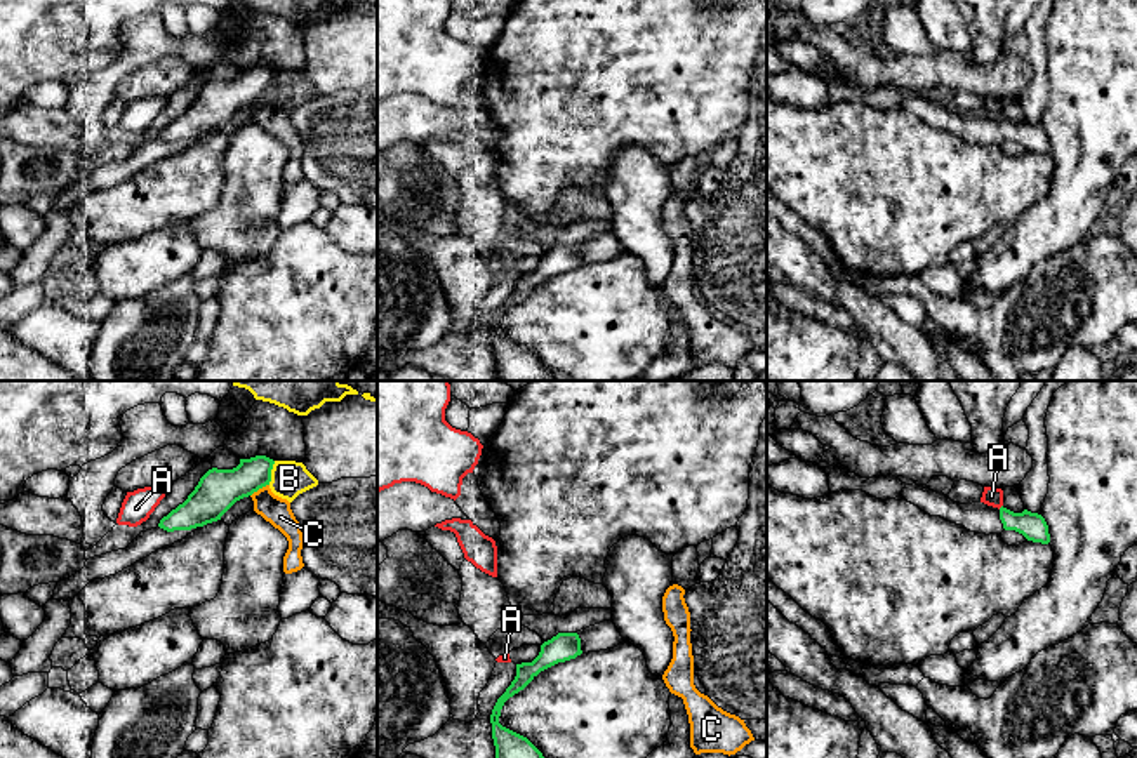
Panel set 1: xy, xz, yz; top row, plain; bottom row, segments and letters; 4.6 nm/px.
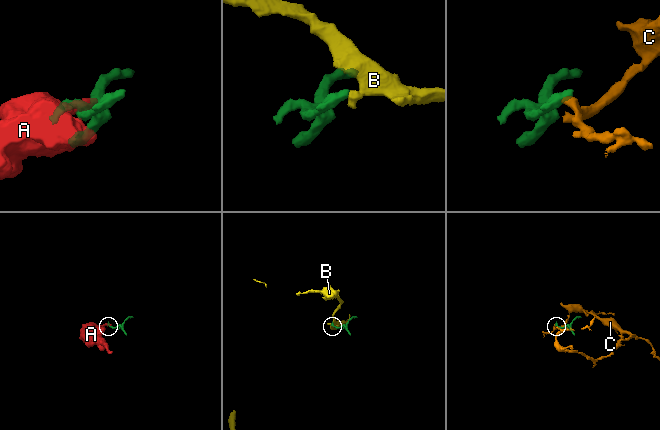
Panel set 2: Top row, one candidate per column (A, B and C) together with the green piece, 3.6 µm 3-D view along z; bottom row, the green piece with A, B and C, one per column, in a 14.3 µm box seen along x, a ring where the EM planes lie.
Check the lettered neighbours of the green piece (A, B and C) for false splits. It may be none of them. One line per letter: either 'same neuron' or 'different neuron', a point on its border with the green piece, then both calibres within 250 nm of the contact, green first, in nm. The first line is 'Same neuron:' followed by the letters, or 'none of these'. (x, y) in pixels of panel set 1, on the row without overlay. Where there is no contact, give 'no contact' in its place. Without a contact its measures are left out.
Same neuron: none of these
A: different neuron; no contact
B: different neuron; meets green in xy at (270, 84); 190 nm thick on the green side, 170 nm on the other
C: different neuron; meets green in xy at (259, 98); 190 nm thick on the green side, 130 nm on the other

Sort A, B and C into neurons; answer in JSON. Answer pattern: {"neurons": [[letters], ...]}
{"neurons": [["A"], ["B"], ["C"]]}

